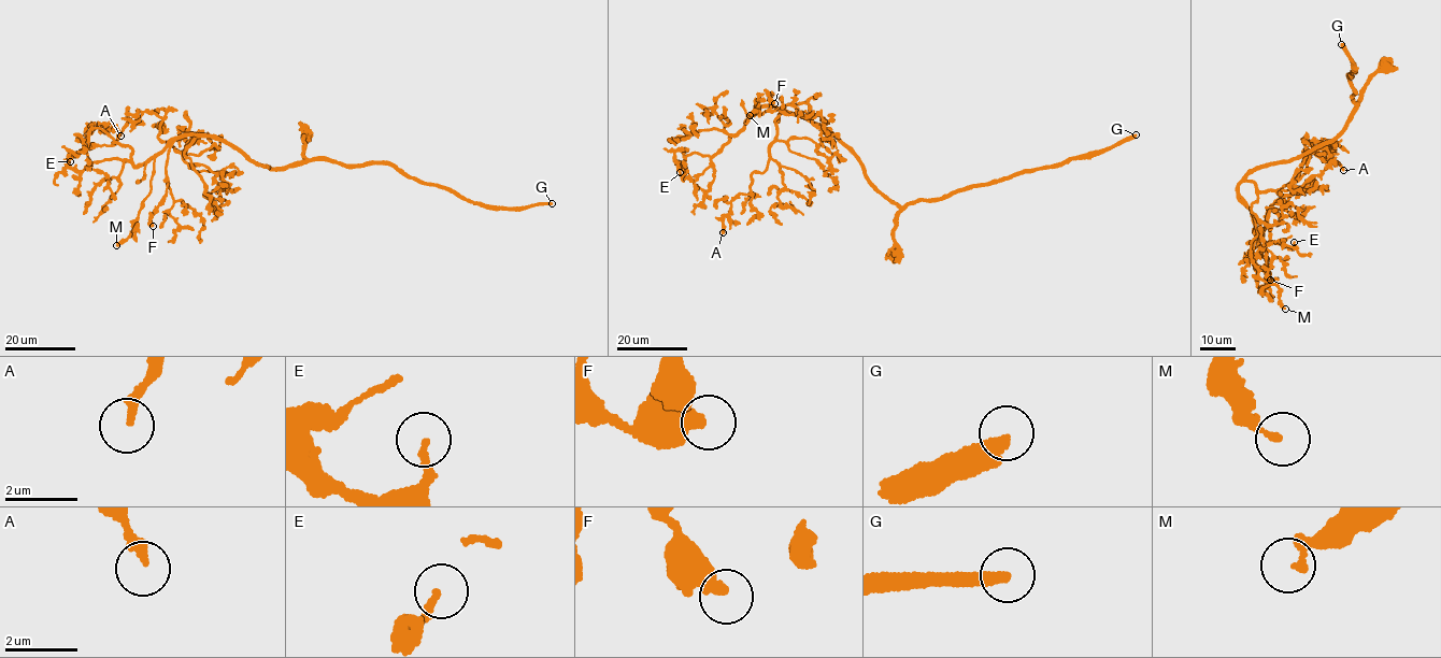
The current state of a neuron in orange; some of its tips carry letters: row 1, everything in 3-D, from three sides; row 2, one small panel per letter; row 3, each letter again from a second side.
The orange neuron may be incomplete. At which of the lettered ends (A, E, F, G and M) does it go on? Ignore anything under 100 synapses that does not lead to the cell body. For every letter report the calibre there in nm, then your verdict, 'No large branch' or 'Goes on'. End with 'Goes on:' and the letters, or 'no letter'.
A: Thickness 240 nm. No large branch
E: Thickness 200 nm. No large branch
F: Thickness 440 nm. No large branch
G: Thickness 360 nm. Goes on
M: Thickness 200 nm. No large branch
Goes on: G

